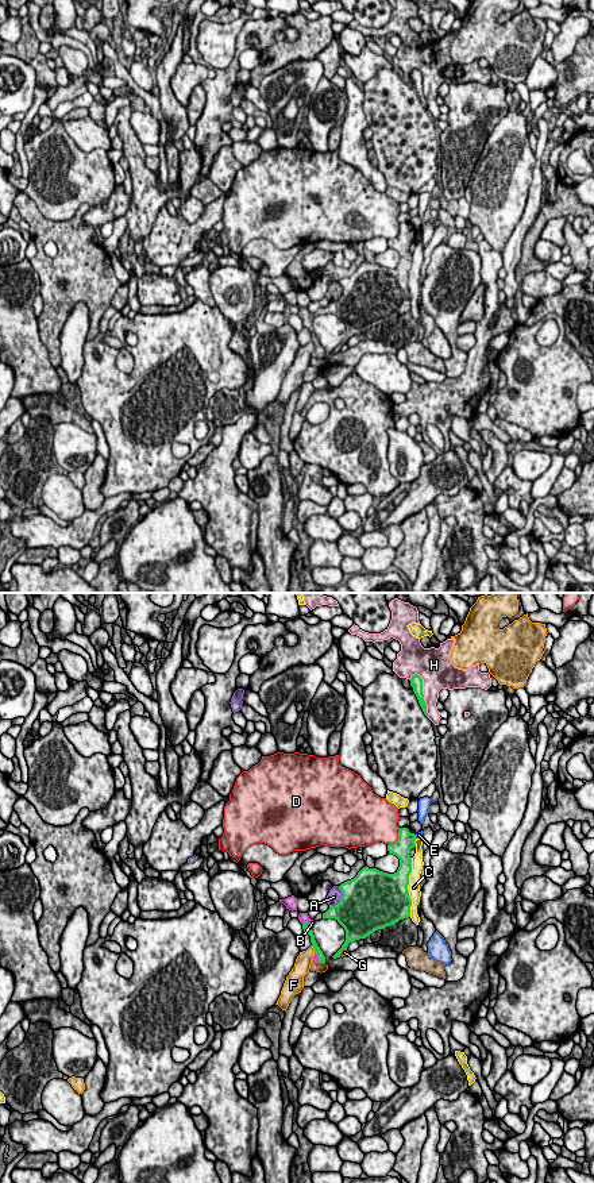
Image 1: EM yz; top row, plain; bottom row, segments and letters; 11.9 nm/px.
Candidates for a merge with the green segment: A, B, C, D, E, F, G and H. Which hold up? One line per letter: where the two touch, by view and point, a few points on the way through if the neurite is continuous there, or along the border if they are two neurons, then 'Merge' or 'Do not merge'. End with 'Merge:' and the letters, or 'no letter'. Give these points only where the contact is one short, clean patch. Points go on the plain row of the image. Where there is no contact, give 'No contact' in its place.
A: Touches green at yz (342, 293). Do not merge
B: Touches green at yz (309, 319). Merge
C: Touches green at yz (407, 282). Do not merge
D: Touches green at yz (398, 234). Do not merge
E: Touches green at yz (415, 231). Do not merge
F: Touches green at yz (315, 345). Do not merge
G: Touches green at yz (321, 357). Do not merge
H: Touches green at yz (423, 89). Do not merge
Merge: B

